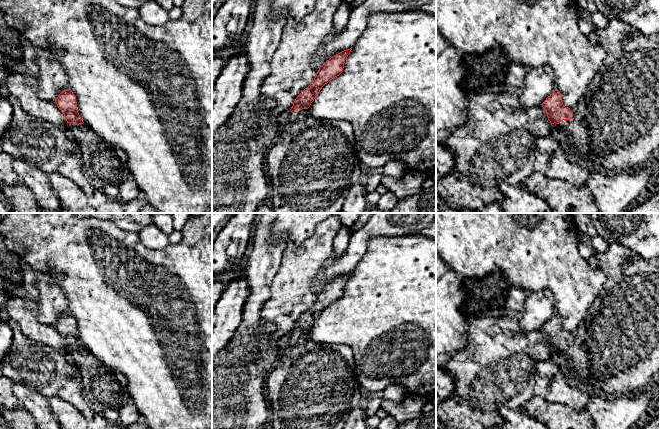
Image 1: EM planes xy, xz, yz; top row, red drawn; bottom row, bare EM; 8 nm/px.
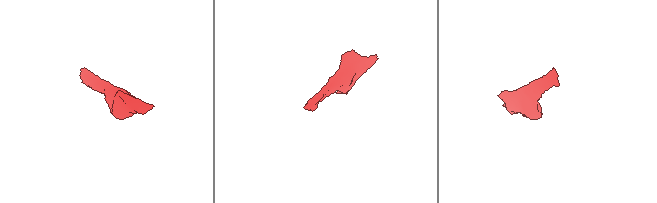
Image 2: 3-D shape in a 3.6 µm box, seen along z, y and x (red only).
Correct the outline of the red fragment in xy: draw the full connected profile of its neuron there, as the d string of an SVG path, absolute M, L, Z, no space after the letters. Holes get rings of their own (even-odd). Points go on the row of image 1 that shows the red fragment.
M70 90L62 91L55 102L67 121L66 133L68 137L79 145L84 162L90 167L89 172L95 180L99 184L114 184L119 187L123 182L130 179L132 176L127 165L126 153L121 148L106 142L83 122L78 113L76 96L73 92Z

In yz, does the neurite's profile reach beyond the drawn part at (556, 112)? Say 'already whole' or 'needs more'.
needs more

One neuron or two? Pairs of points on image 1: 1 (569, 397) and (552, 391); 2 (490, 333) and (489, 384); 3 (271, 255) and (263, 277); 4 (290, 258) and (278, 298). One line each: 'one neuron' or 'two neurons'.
1: one neuron
2: one neuron
3: one neuron
4: one neuron

